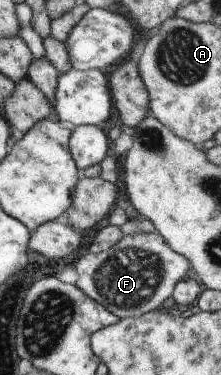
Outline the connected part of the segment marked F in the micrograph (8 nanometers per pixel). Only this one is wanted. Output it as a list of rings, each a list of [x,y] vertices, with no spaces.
[[[156,232],[125,236],[109,250],[83,254],[73,269],[77,273],[74,286],[85,296],[101,304],[116,318],[137,318],[160,308],[172,296],[173,286],[191,270],[189,262],[168,248]]]

